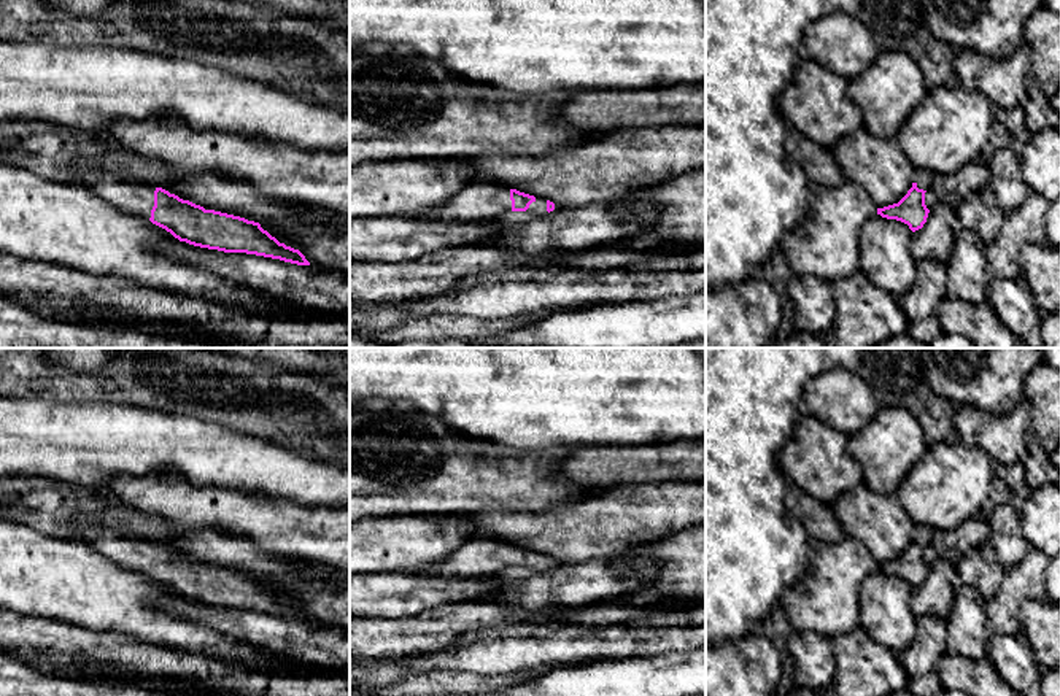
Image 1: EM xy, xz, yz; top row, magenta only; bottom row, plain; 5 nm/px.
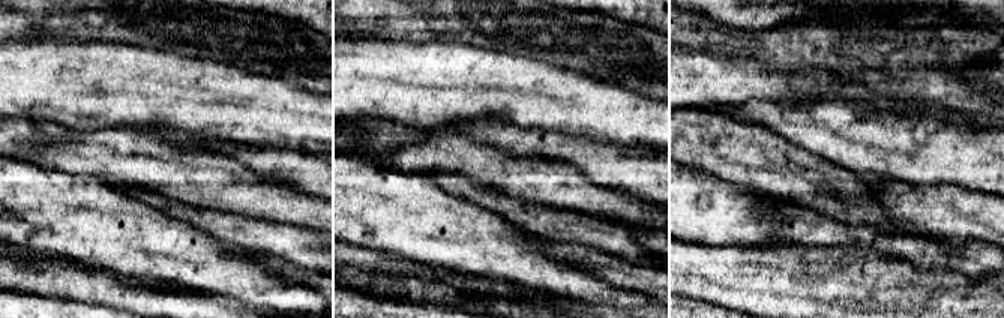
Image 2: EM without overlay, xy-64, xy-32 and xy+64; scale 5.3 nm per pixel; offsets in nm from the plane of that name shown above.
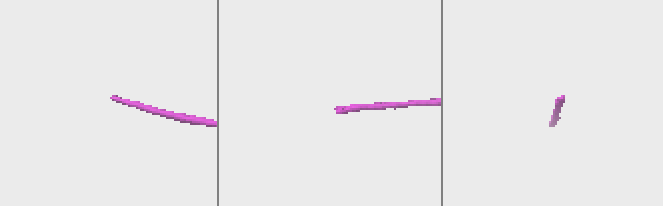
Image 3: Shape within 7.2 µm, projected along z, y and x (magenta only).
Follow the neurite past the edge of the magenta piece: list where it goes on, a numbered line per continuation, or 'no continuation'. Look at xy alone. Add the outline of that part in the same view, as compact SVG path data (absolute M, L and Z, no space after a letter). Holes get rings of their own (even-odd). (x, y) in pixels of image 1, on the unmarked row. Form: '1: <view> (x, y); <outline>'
1: xy (48, 506); M2 477L0 516L24 523L44 536L84 540L99 553L130 570L149 575L156 542L137 536L91 526L75 529L72 518L78 513L99 513L106 505L106 491L81 485L60 483L44 477Z

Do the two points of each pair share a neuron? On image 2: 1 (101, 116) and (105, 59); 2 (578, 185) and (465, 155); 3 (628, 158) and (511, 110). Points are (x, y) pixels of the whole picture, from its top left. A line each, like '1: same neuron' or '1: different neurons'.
1: same neuron
2: same neuron
3: different neurons

